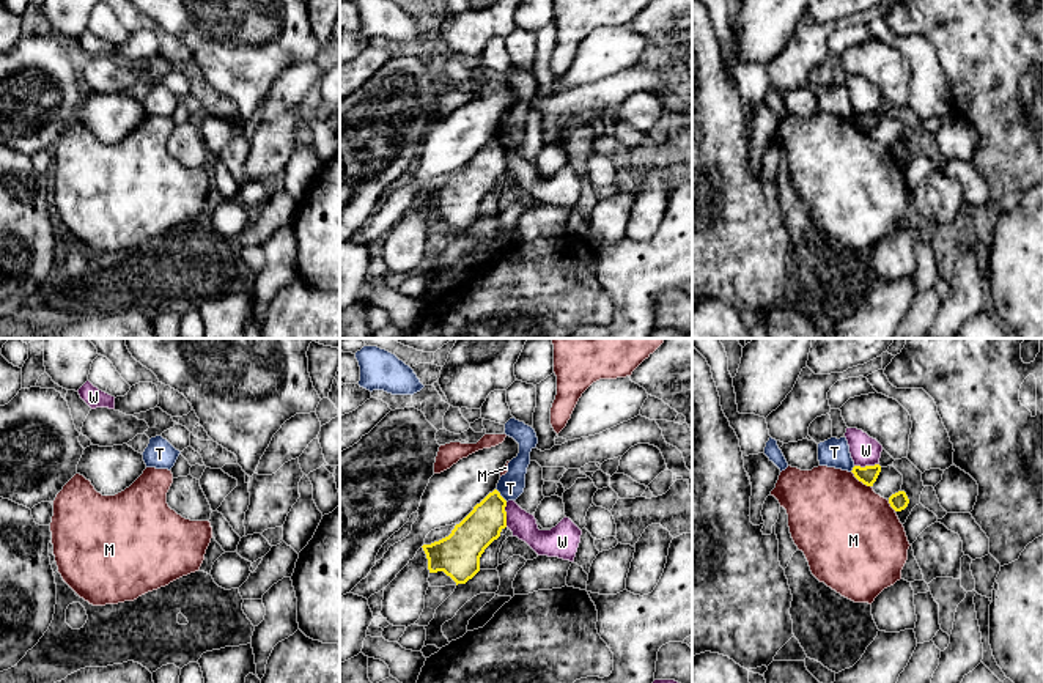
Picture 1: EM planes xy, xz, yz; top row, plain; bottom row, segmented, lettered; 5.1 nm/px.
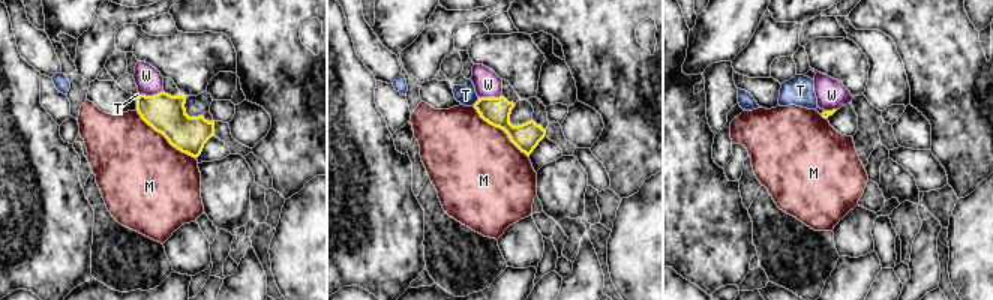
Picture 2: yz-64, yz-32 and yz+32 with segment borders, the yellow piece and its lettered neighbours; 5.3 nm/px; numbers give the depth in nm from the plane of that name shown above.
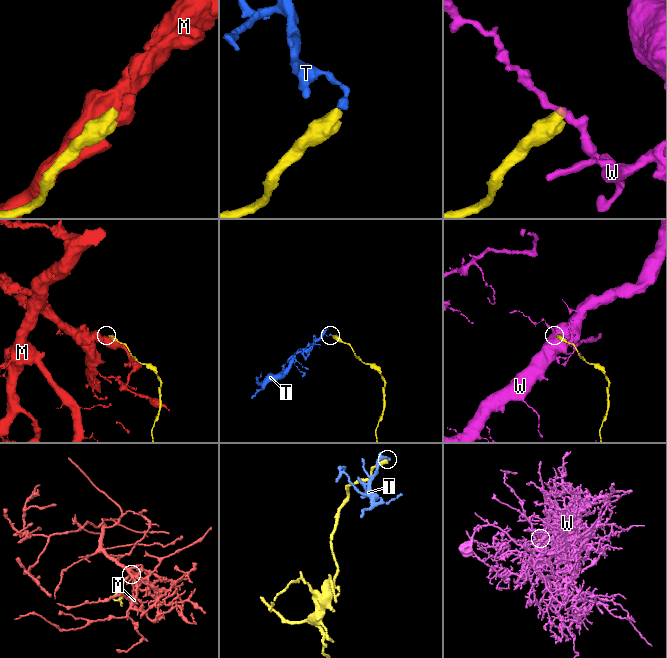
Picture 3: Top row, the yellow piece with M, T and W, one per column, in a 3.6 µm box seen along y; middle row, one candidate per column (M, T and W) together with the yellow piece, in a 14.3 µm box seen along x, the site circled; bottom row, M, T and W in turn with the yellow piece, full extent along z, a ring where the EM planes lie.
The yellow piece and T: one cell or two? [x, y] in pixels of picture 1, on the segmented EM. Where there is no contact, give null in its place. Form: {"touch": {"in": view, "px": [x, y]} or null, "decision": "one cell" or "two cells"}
{"touch": {"in": "xz", "px": [499, 494]}, "decision": "two cells"}

